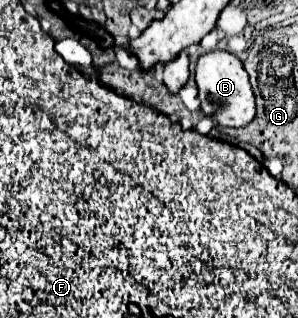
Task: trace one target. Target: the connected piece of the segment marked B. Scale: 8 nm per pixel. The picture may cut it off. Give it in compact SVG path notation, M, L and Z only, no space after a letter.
M222 50L202 54L196 62L196 84L198 84L198 98L202 102L202 112L214 118L220 126L240 128L254 120L256 104L252 86L242 62L234 54Z

